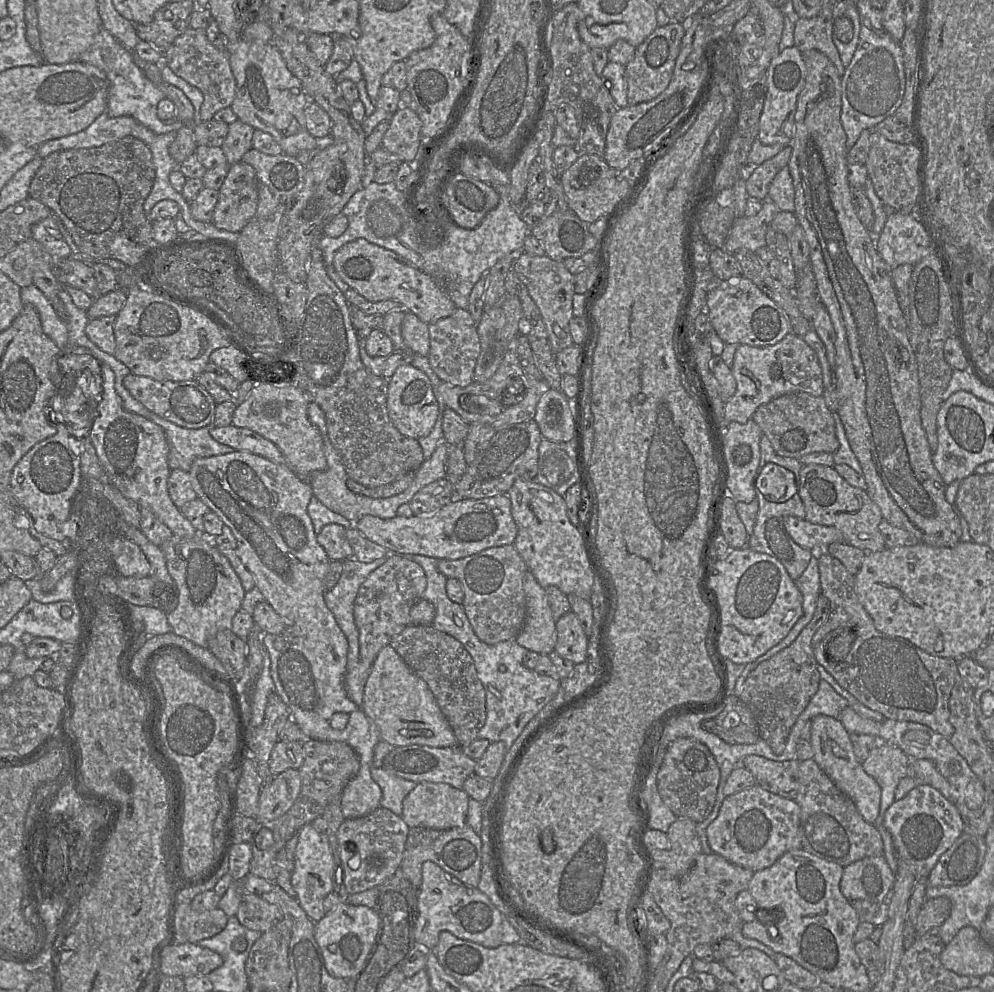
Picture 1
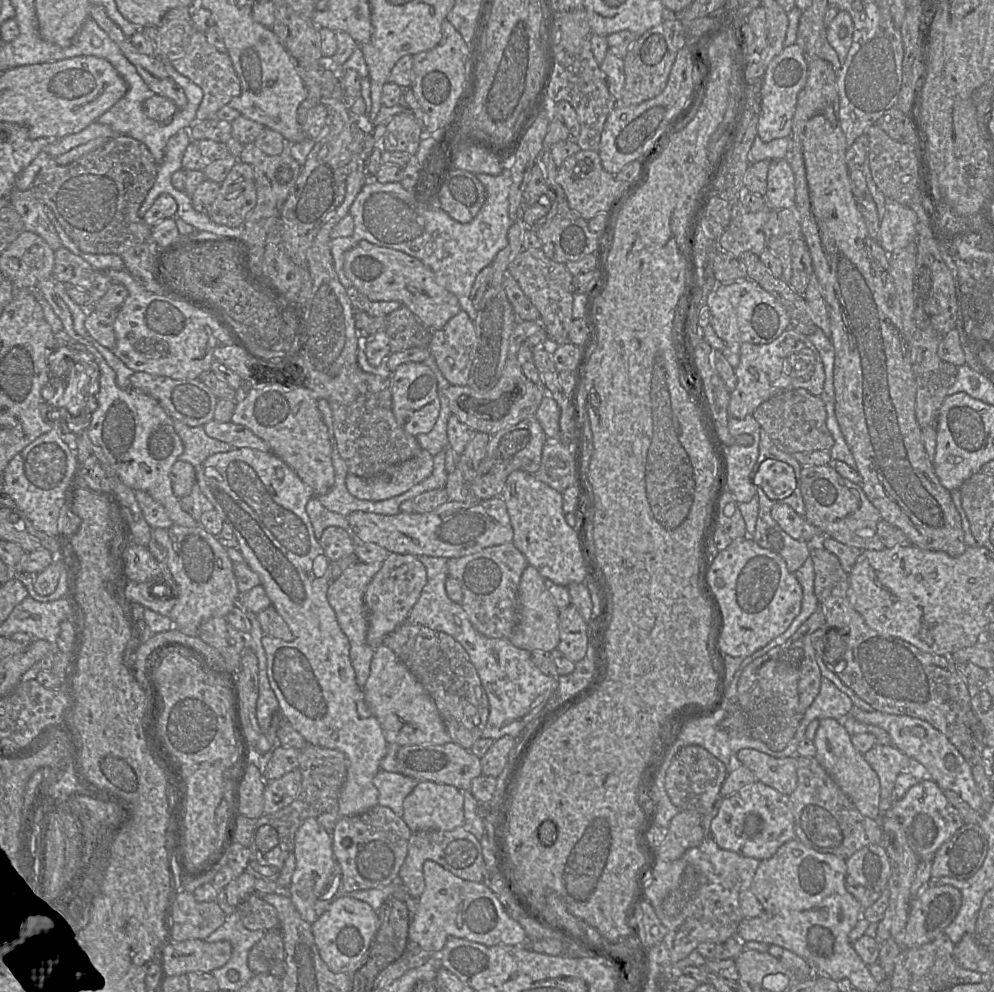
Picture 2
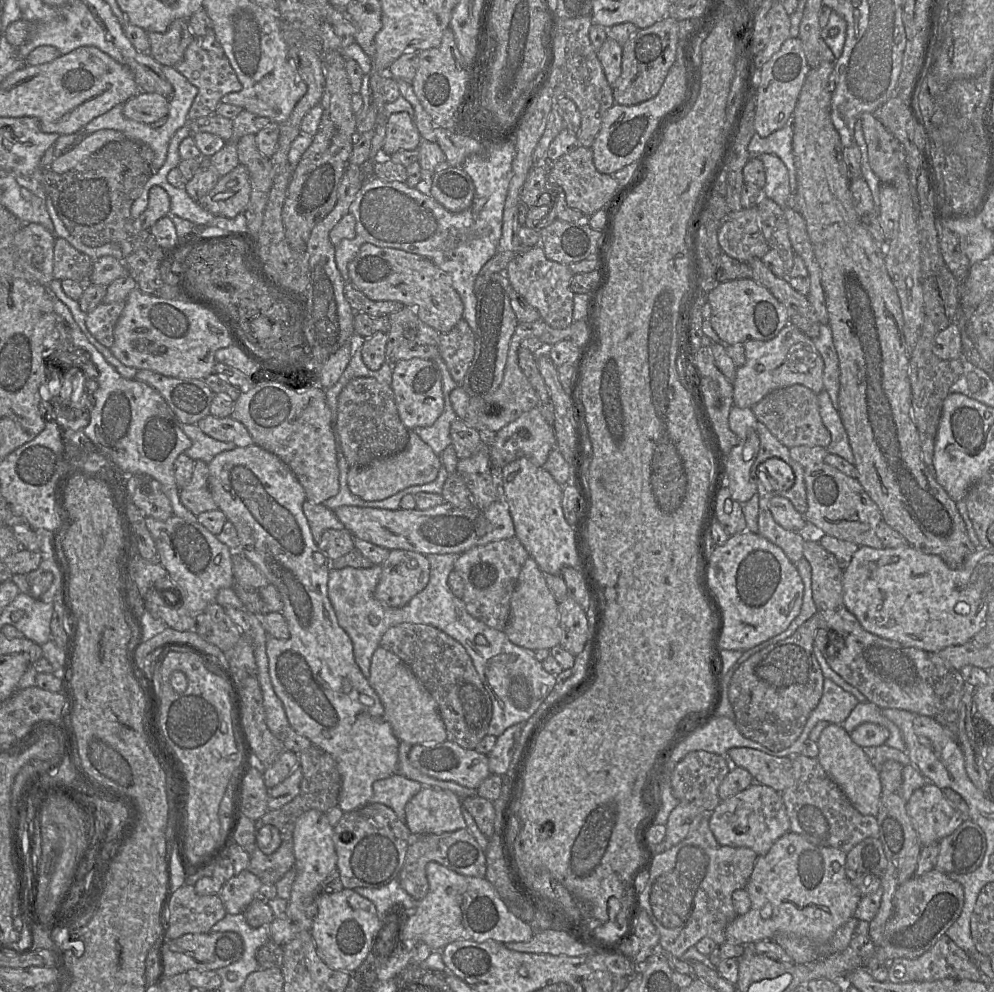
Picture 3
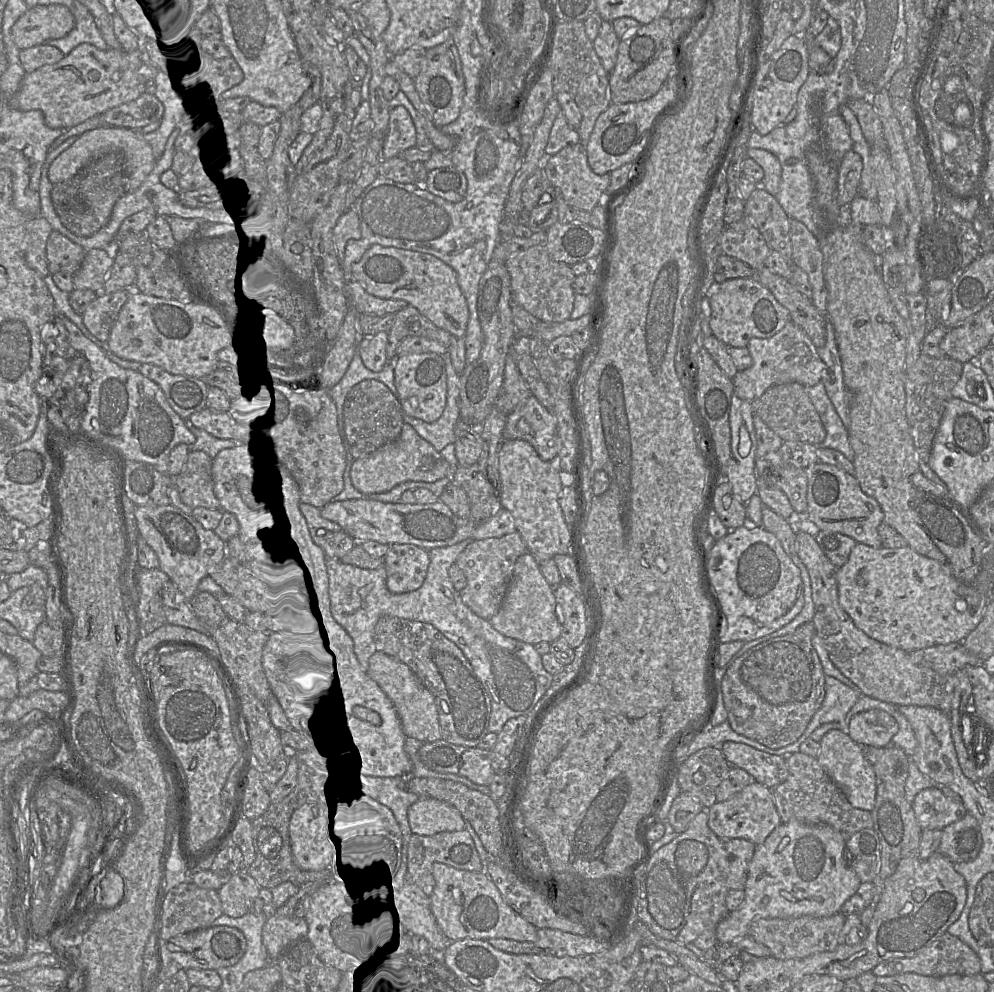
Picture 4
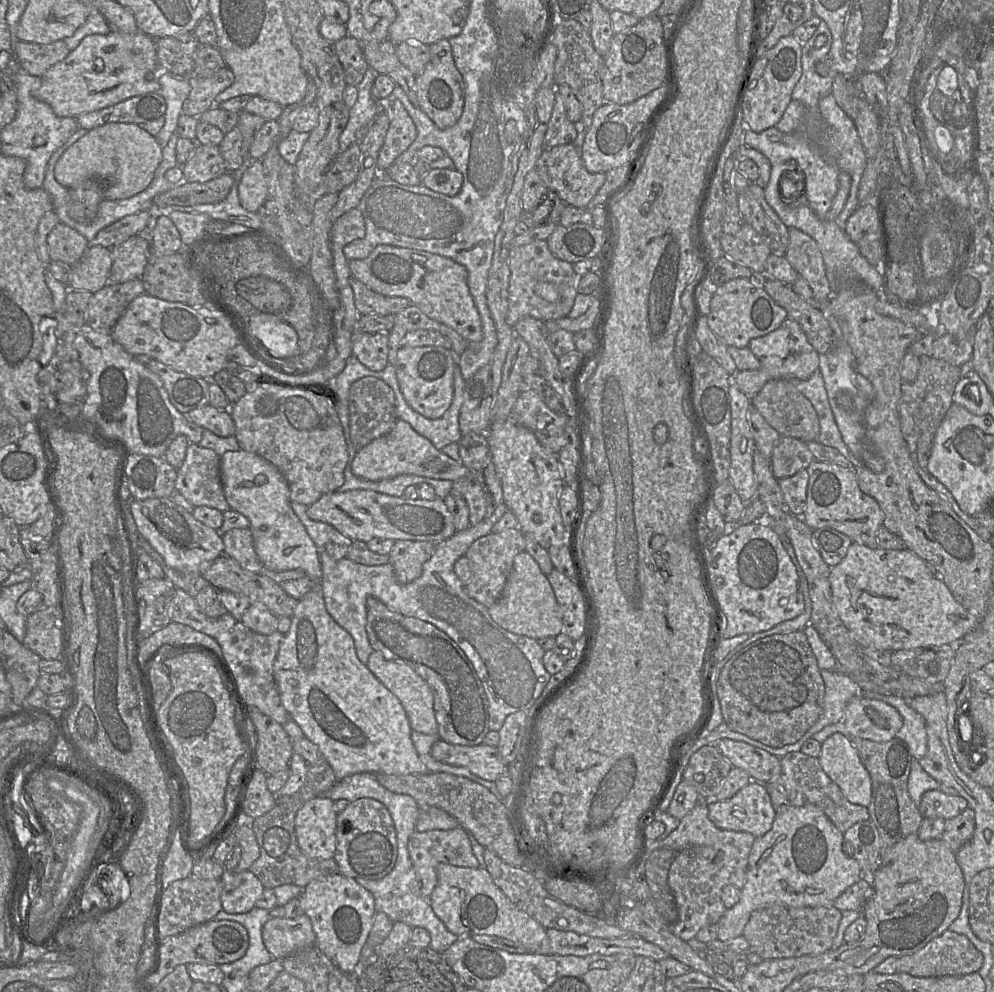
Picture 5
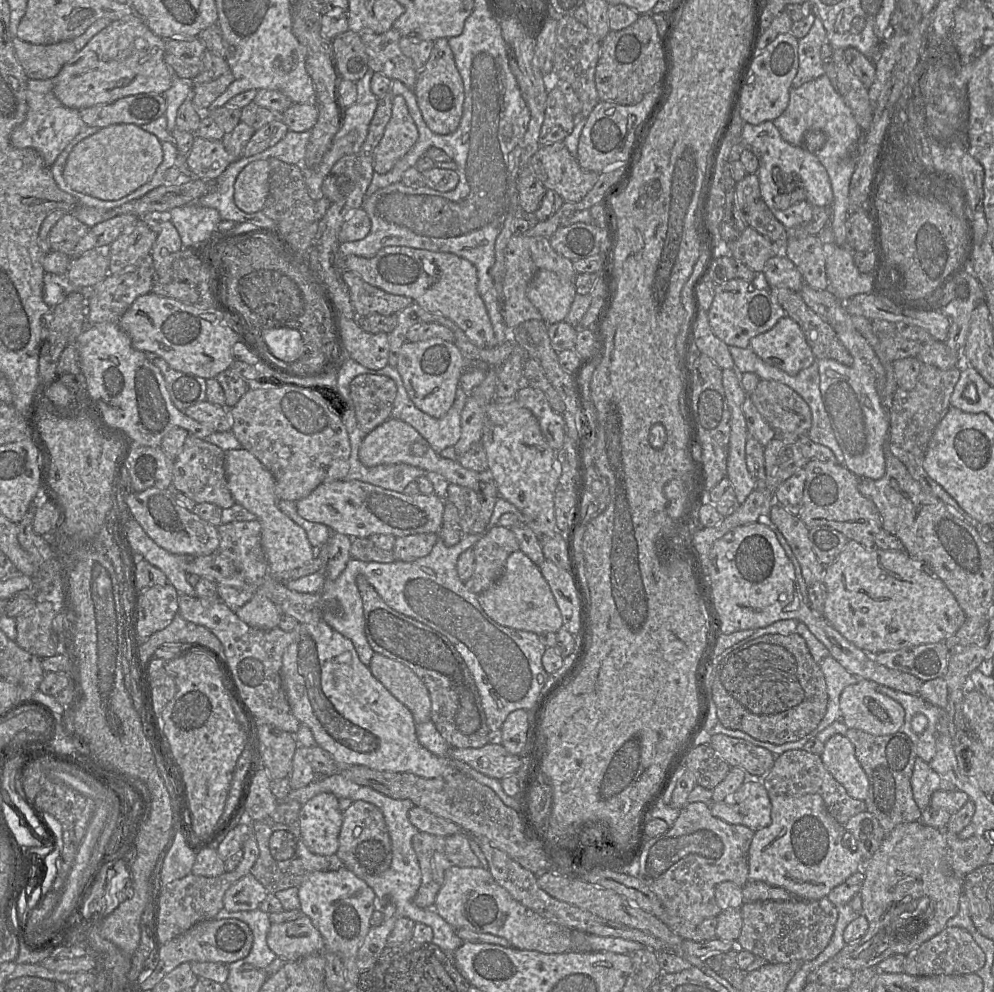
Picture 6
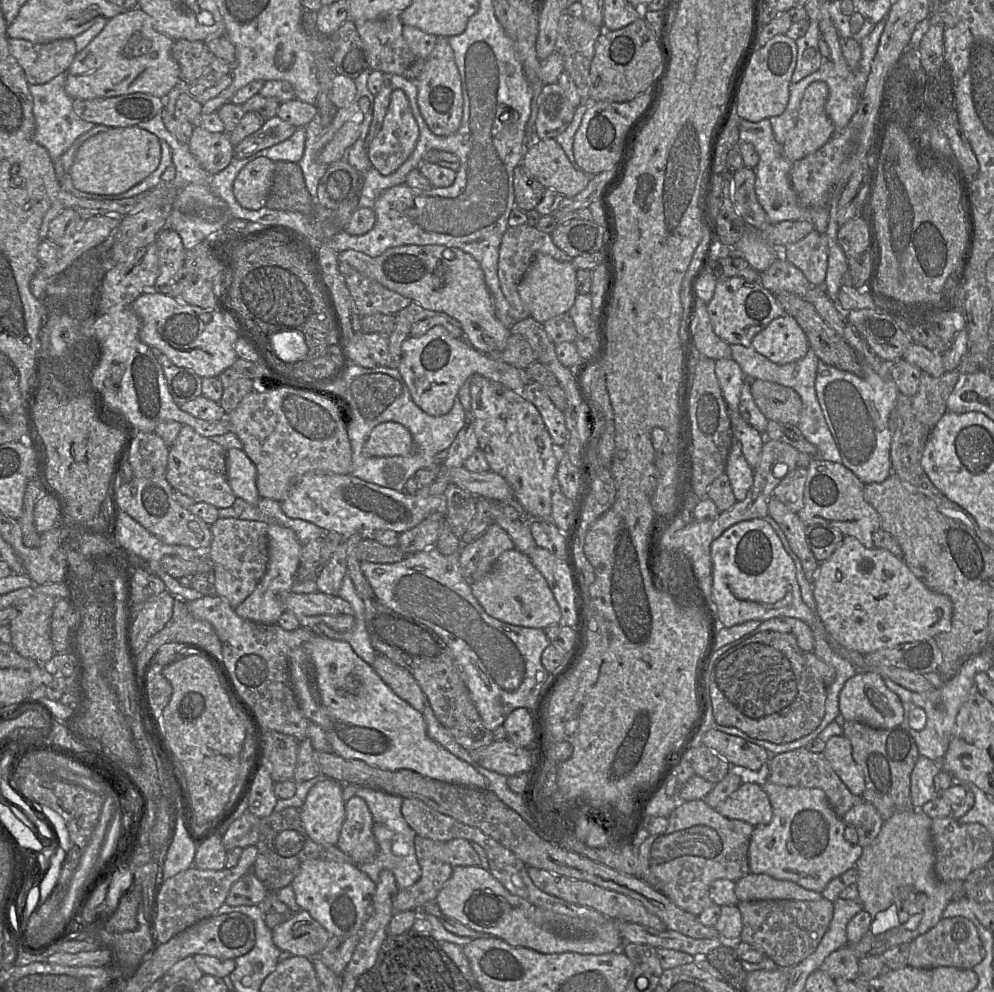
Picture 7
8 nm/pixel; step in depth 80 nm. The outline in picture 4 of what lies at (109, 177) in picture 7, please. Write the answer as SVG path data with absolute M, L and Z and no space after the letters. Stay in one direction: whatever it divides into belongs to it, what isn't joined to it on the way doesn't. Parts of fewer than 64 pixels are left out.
M104 126L83 133L51 163L48 178L52 184L68 180L98 156L112 151L120 151L123 154L126 175L125 190L126 192L134 192L153 171L157 159L153 155L150 144L143 138L142 133L124 127Z

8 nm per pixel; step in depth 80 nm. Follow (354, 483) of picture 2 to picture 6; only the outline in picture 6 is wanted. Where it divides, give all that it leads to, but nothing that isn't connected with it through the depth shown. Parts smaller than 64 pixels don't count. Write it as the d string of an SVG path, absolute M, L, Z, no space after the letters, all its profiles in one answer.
M389 418L368 433L358 451L359 461L366 467L404 463L419 469L435 472L444 477L449 483L467 487L475 492L480 484L491 480L489 471L476 472L464 468L457 460L441 457L436 453L427 440L410 424L394 418Z

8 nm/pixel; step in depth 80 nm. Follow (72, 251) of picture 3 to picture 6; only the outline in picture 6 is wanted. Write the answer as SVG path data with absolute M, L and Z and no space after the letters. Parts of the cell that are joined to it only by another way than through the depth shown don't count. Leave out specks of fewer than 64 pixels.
M66 212L50 230L48 235L50 250L62 252L71 258L75 246L88 230L85 224L70 212Z

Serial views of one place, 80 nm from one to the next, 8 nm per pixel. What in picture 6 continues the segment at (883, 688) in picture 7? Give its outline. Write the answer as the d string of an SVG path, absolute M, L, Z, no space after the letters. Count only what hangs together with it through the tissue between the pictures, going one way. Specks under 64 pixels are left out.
M858 679L842 691L842 721L848 728L873 735L898 732L904 724L904 709L896 700L878 692L876 685L880 684Z

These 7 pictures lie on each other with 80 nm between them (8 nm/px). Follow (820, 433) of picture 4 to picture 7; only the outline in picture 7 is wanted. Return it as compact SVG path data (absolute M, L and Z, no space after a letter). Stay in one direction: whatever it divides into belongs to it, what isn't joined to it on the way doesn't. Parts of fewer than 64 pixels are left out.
M765 380L751 381L752 397L768 421L797 426L802 402L790 387Z

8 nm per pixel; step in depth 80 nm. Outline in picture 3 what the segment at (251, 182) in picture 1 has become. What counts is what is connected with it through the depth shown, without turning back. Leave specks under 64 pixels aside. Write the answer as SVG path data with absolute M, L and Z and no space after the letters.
M238 164L228 174L219 178L217 184L197 203L216 216L234 218L244 213L251 193L247 168Z

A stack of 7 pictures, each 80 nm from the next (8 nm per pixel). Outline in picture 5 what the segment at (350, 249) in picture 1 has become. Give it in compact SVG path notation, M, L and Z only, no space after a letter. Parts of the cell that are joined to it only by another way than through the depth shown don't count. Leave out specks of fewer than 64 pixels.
M378 245L365 259L348 261L351 276L361 281L371 290L392 297L404 297L417 306L428 317L452 328L465 340L479 342L483 338L482 321L467 284L466 268L451 258L423 250Z

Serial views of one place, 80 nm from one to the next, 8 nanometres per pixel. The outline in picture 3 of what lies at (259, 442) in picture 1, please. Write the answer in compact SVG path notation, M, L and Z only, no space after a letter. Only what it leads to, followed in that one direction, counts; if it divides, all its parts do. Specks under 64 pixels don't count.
M209 414L199 420L196 425L206 435L218 441L232 442L237 447L246 447L254 444L246 427L232 417L217 418Z

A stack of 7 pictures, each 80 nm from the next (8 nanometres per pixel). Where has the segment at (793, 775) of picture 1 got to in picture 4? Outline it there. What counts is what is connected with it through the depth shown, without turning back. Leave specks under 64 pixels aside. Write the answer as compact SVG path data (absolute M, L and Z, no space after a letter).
M726 741L721 750L731 766L747 771L753 780L775 788L788 776L788 763L784 756L769 754L747 744Z

